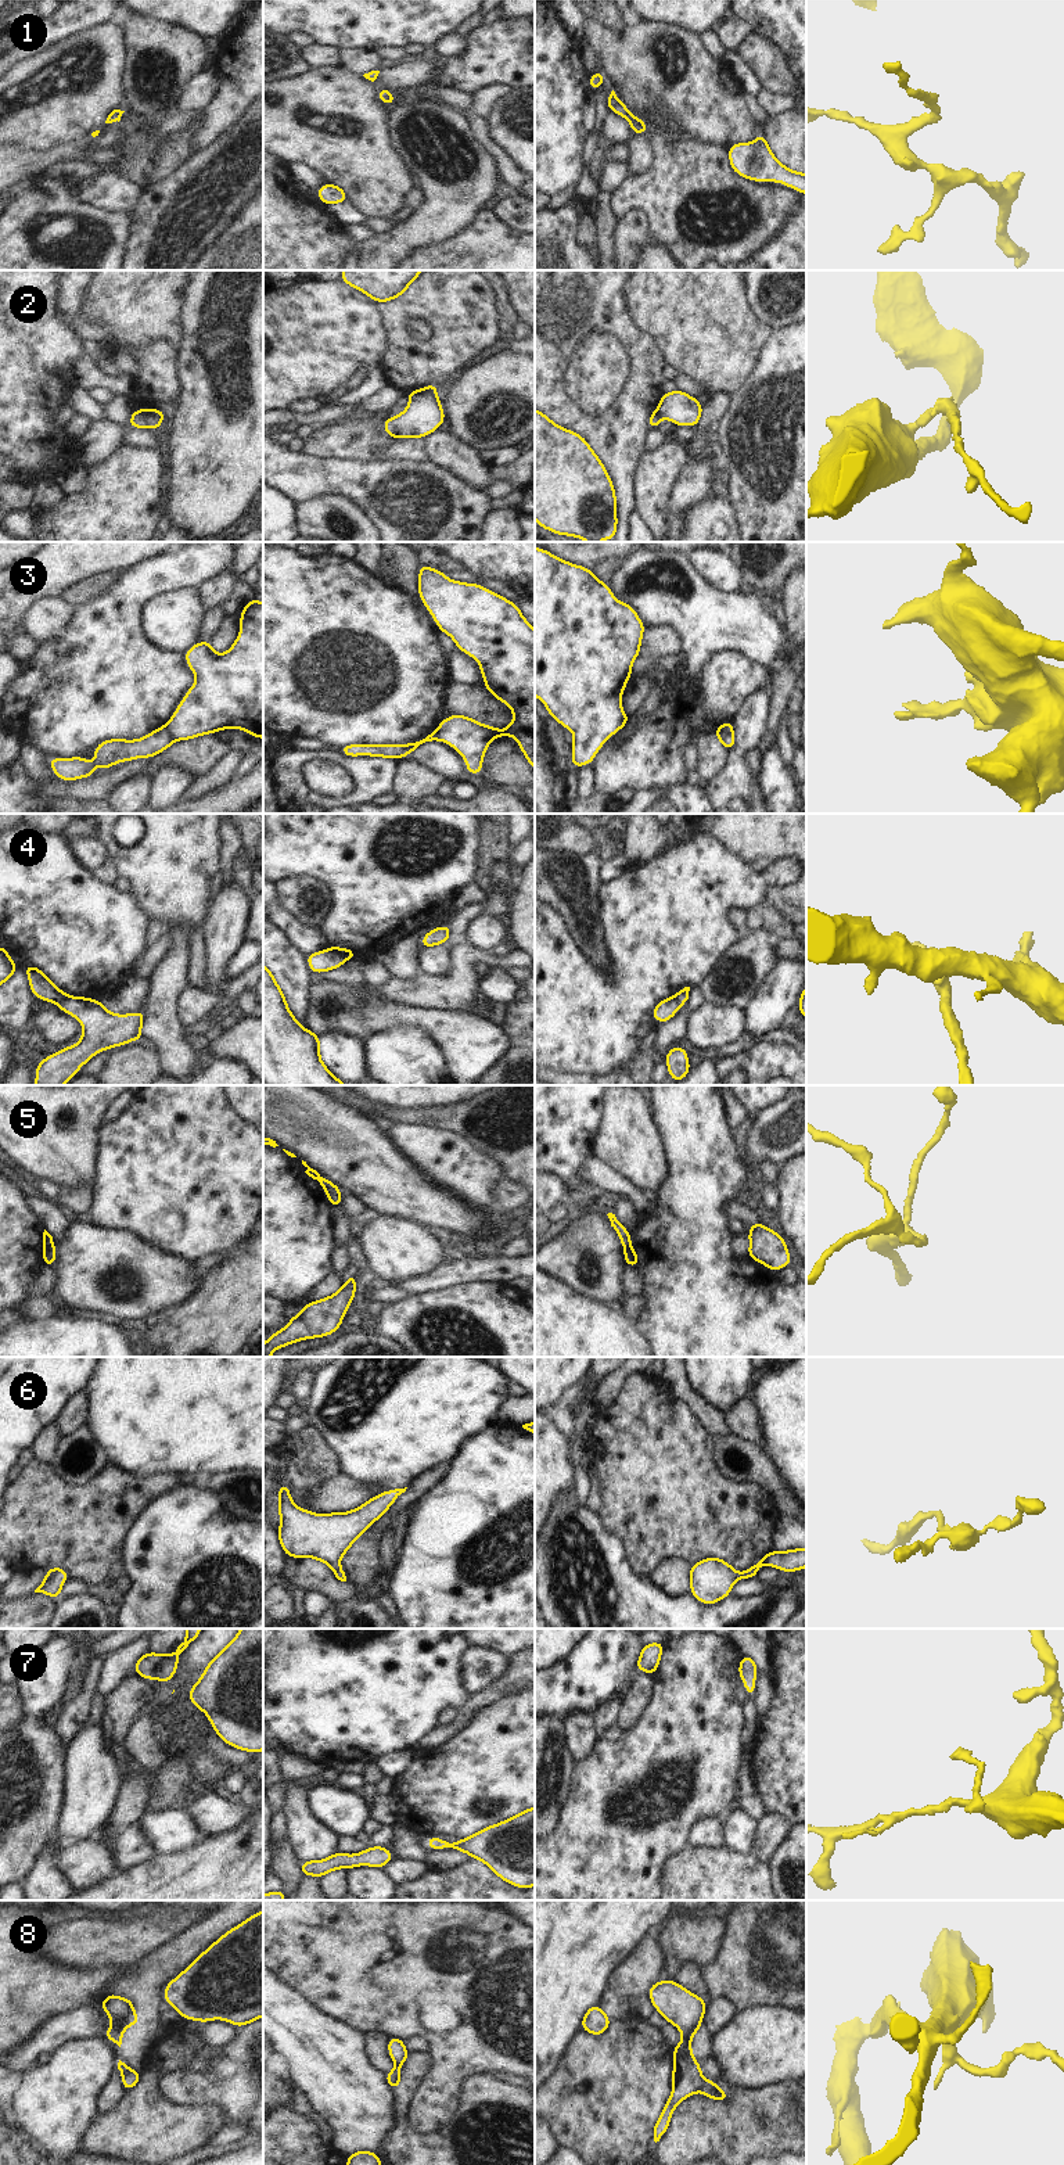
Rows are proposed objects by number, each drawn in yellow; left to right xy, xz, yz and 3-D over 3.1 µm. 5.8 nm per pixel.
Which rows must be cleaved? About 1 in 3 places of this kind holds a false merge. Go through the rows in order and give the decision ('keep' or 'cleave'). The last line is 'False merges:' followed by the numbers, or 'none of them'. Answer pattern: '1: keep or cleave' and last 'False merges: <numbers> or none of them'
1: keep
2: cleave
3: cleave
4: cleave
5: cleave
6: keep
7: keep
8: keep
False merges: 2, 3, 4, 5

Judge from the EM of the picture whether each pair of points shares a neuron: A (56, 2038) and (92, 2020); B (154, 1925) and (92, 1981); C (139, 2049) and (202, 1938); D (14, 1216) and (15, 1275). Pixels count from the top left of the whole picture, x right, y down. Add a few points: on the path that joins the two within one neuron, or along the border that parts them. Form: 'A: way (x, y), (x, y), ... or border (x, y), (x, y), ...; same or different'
A: way (64, 2029), (83, 2022); same
B: border (123, 1967), (74, 1968); different
C: way (148, 2020), (148, 1985), (173, 1960); same
D: way (14, 1231), (14, 1260); same

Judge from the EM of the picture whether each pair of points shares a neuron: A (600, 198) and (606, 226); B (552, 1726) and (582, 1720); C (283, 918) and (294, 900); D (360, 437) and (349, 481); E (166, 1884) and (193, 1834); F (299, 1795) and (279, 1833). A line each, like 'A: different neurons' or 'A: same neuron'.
A: same neuron
B: different neurons
C: different neurons
D: different neurons
E: different neurons
F: different neurons

